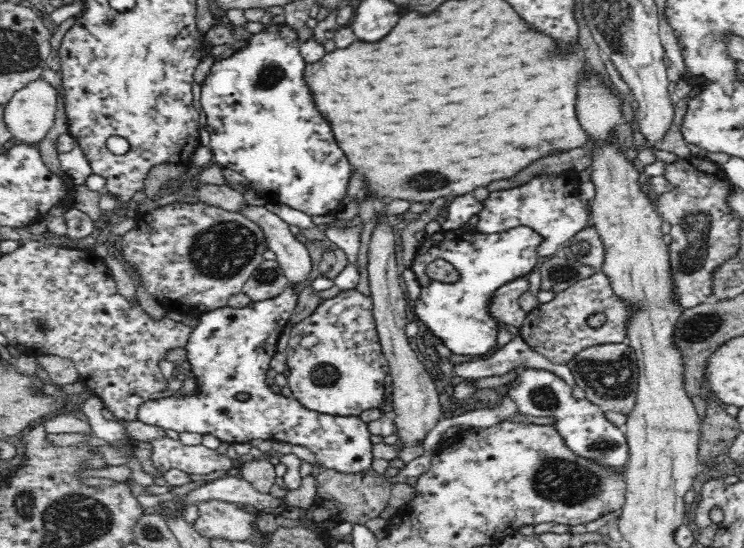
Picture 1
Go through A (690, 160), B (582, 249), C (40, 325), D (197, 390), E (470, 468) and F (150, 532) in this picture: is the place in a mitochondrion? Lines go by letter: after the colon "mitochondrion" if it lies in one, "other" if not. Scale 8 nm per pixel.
A: other
B: mitochondrion
C: mitochondrion
D: other
E: other
F: other

